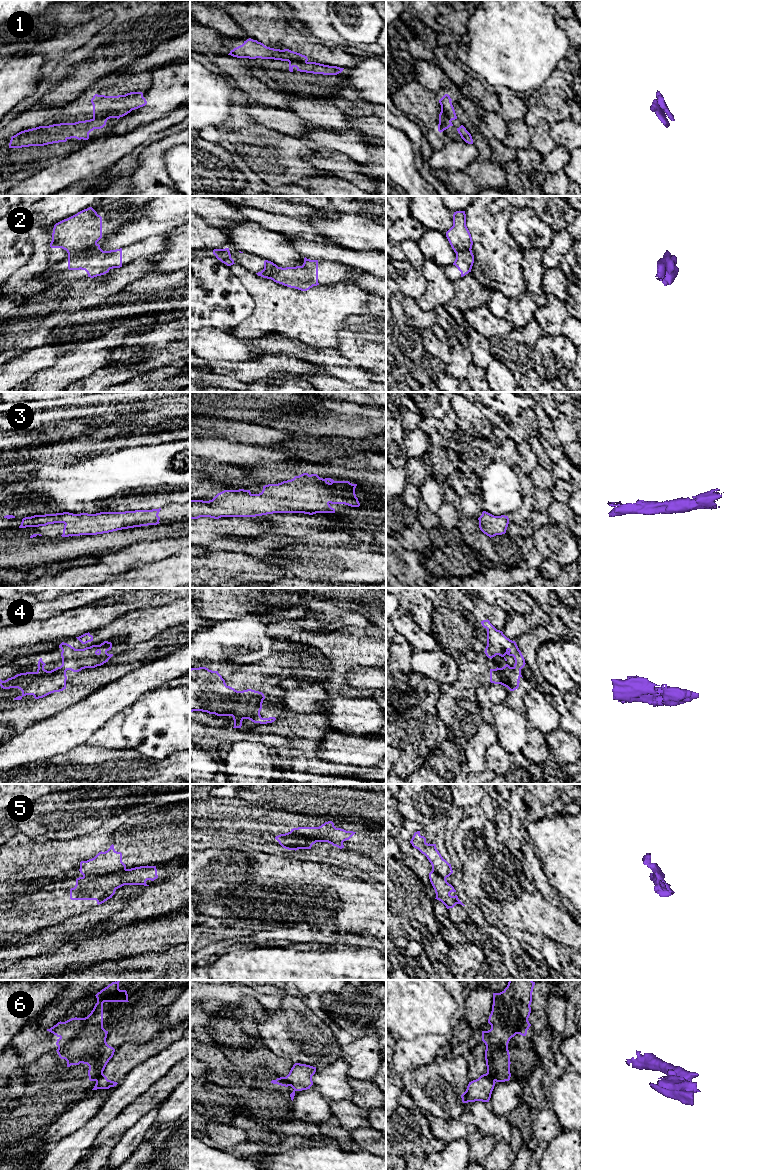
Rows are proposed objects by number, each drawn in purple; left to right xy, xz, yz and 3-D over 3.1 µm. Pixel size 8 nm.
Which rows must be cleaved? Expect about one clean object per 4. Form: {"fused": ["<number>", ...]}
{"fused": ["2", "5", "6"]}

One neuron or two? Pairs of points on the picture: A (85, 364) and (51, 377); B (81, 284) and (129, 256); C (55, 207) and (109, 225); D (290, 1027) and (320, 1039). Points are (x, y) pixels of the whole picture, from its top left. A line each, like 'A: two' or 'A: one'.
A: one
B: two
C: two
D: one

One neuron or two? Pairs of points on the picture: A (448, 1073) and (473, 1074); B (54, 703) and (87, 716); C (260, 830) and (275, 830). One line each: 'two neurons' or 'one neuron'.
A: two neurons
B: two neurons
C: one neuron

